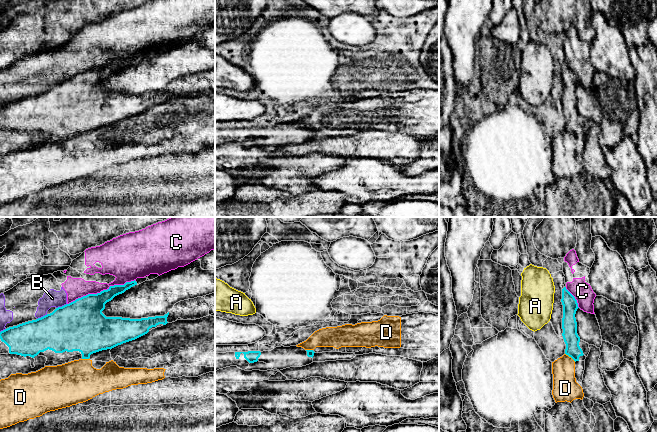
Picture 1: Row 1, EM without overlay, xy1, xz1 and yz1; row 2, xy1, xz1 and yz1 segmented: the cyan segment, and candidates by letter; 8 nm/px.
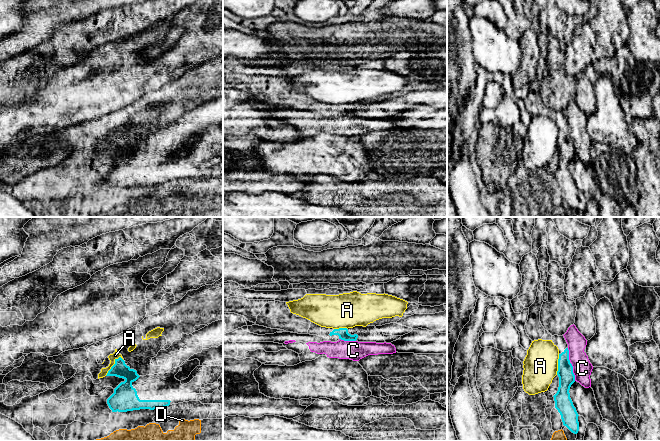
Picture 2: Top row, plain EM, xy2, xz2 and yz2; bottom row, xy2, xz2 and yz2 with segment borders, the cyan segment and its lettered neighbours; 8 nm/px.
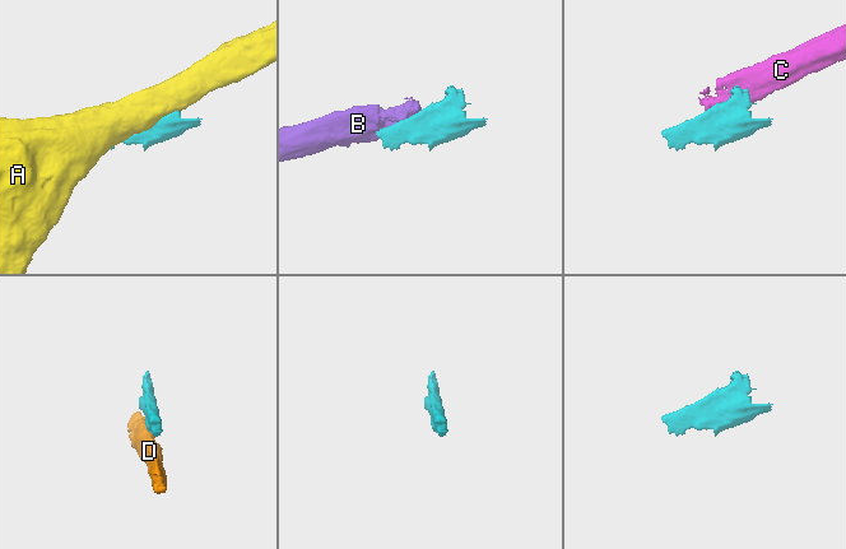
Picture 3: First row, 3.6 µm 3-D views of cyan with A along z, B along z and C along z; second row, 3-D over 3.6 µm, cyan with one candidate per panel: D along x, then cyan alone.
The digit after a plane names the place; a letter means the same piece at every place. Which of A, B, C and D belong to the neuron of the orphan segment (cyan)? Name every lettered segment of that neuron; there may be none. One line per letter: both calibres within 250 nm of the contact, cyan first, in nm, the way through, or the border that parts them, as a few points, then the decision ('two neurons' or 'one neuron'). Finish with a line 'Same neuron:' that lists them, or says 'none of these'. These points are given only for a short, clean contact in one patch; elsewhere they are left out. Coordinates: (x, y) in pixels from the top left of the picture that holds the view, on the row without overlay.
A: 180/60 nm | along xy2 (120, 132), (105, 151) | two neurons
B: 400/140 nm | two neurons
C: 300/190 nm | two neurons
D: 130/190 nm | along yz1 (565, 129), (575, 137) | two neurons
Same neuron: none of these

